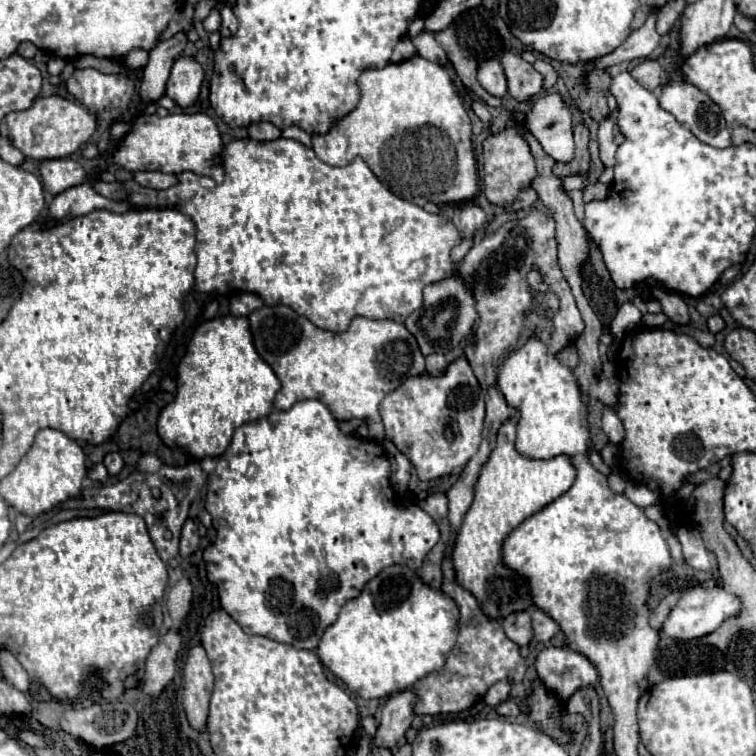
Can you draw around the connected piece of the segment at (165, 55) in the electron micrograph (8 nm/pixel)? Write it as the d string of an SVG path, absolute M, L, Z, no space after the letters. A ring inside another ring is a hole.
M179 31L177 35L161 41L151 53L149 63L143 69L141 81L141 99L145 103L163 97L163 85L167 83L167 73L171 71L173 59L177 59L187 45L187 35Z

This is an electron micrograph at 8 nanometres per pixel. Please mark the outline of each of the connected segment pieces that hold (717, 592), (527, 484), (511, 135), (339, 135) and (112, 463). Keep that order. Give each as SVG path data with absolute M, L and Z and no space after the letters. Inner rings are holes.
M693 587L689 589L681 601L673 607L669 617L663 623L663 633L675 639L691 639L691 637L703 637L707 633L713 633L727 617L739 613L739 599L731 593L725 593L721 587L713 589L703 589L703 587Z
M507 419L499 429L497 445L491 451L489 461L481 469L475 485L475 499L463 519L453 549L453 565L459 585L473 593L489 617L497 619L507 613L533 607L527 581L501 563L503 537L515 529L515 525L563 495L577 477L577 469L569 455L557 455L551 459L529 459L521 455L515 449L515 433L517 421Z
M507 125L503 131L499 133L491 133L485 141L483 141L483 157L485 157L485 197L493 203L503 207L507 213L515 213L513 211L513 201L517 197L519 191L527 189L533 181L533 177L537 175L537 167L535 167L535 157L529 149L527 137L523 135L523 129L517 125Z
M415 55L401 63L389 63L383 69L367 69L359 79L359 85L361 101L357 107L347 113L339 125L331 125L327 133L311 135L313 151L317 157L327 165L345 167L355 159L355 155L359 155L375 173L375 177L385 181L383 185L393 195L419 207L429 201L437 205L471 201L477 193L477 165L471 147L471 121L455 89L449 69Z
M107 453L105 459L103 459L103 465L107 467L107 471L111 475L117 475L123 469L123 459L121 459L119 453Z

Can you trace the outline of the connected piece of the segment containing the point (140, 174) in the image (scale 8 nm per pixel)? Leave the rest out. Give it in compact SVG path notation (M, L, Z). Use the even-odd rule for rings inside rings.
M137 171L137 173L133 173L133 179L141 187L151 187L151 189L167 189L167 187L175 185L175 181L177 181L175 175L167 175L161 171Z

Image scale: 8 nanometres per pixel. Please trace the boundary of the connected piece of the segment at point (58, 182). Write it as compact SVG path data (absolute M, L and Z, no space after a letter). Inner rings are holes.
M63 159L63 161L43 161L41 163L41 177L43 177L43 187L51 195L59 195L61 191L81 185L87 181L87 175L83 167L73 161L73 159Z

